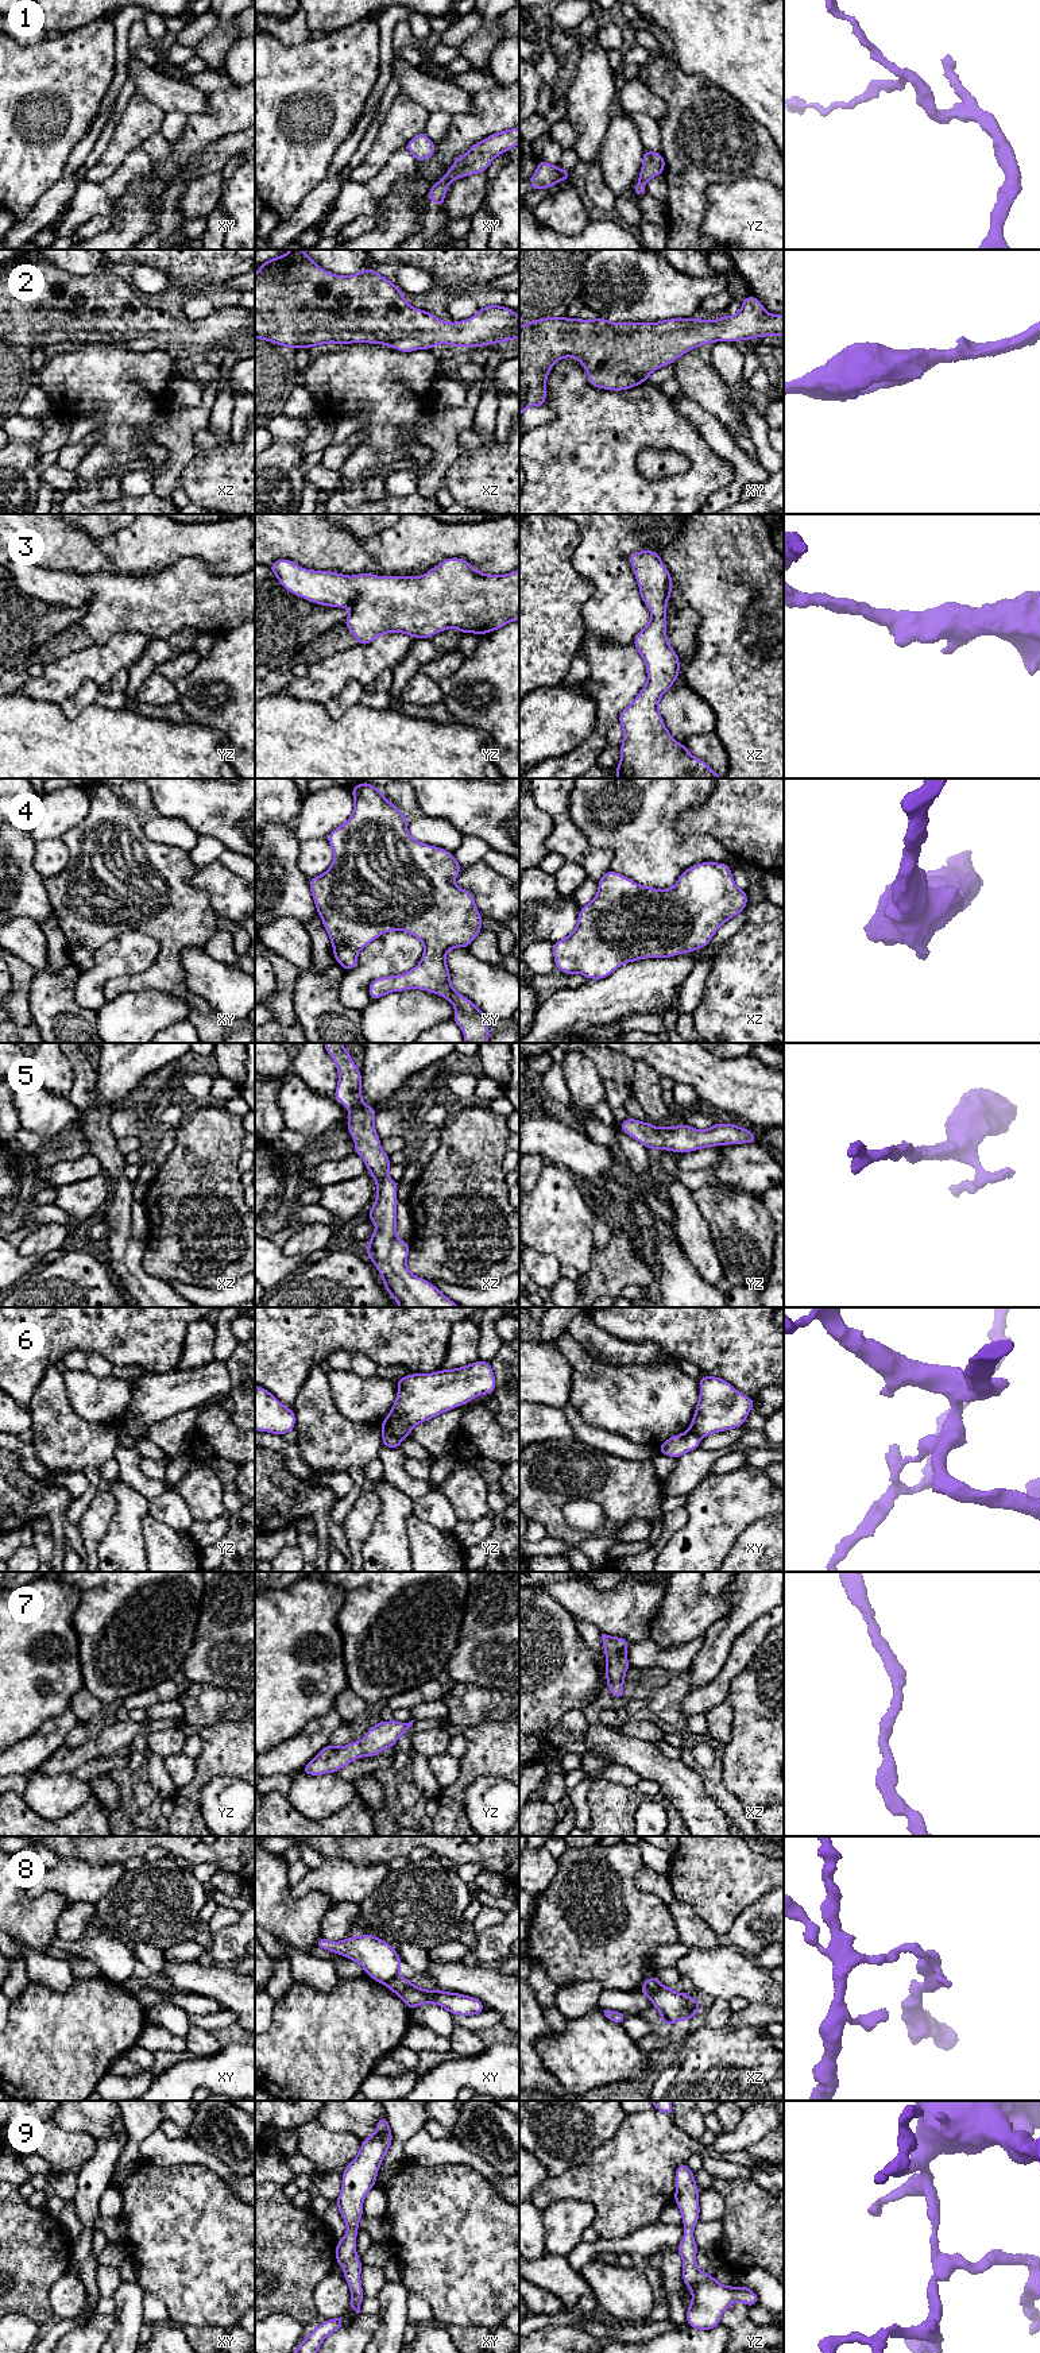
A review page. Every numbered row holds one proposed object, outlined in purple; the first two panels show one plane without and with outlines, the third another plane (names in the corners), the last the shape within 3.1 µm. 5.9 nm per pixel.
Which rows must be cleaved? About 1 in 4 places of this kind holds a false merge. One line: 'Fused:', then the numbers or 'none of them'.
Fused: 6, 8

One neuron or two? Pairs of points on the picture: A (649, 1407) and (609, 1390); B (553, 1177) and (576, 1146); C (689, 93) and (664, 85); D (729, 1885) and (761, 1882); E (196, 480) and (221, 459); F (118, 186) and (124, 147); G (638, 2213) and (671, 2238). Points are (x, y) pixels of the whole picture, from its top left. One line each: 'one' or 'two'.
A: one
B: two
C: one
D: one
E: one
F: two
G: two

